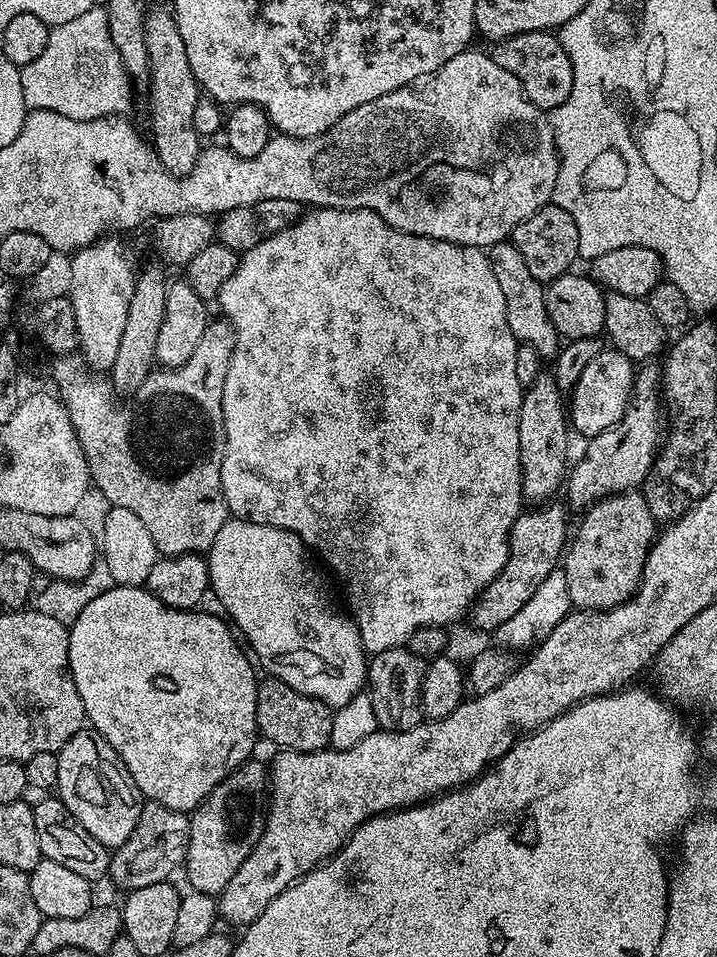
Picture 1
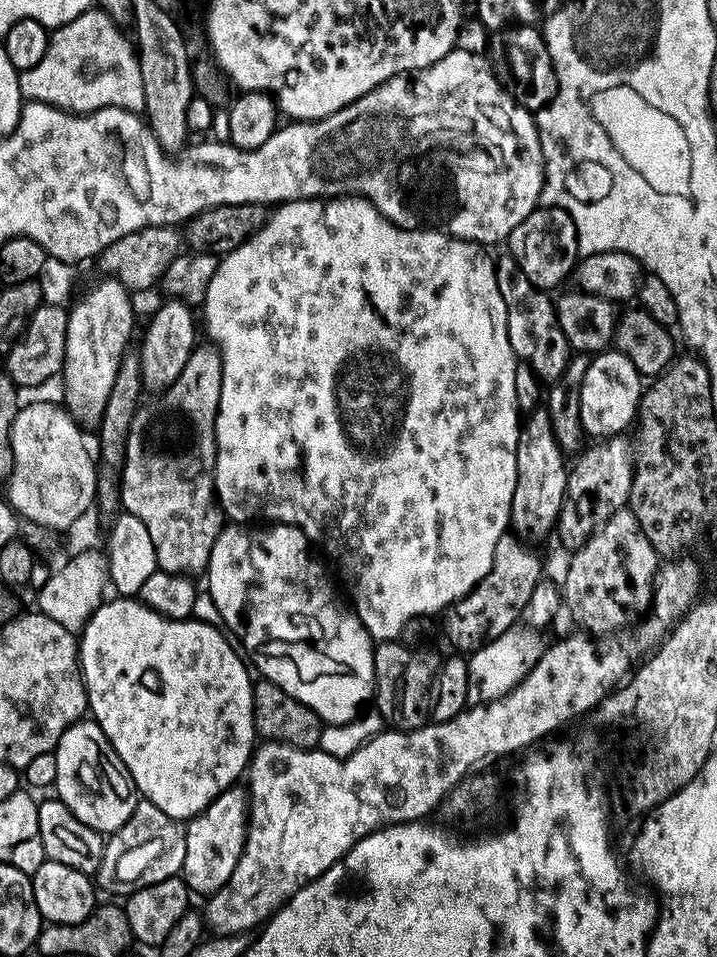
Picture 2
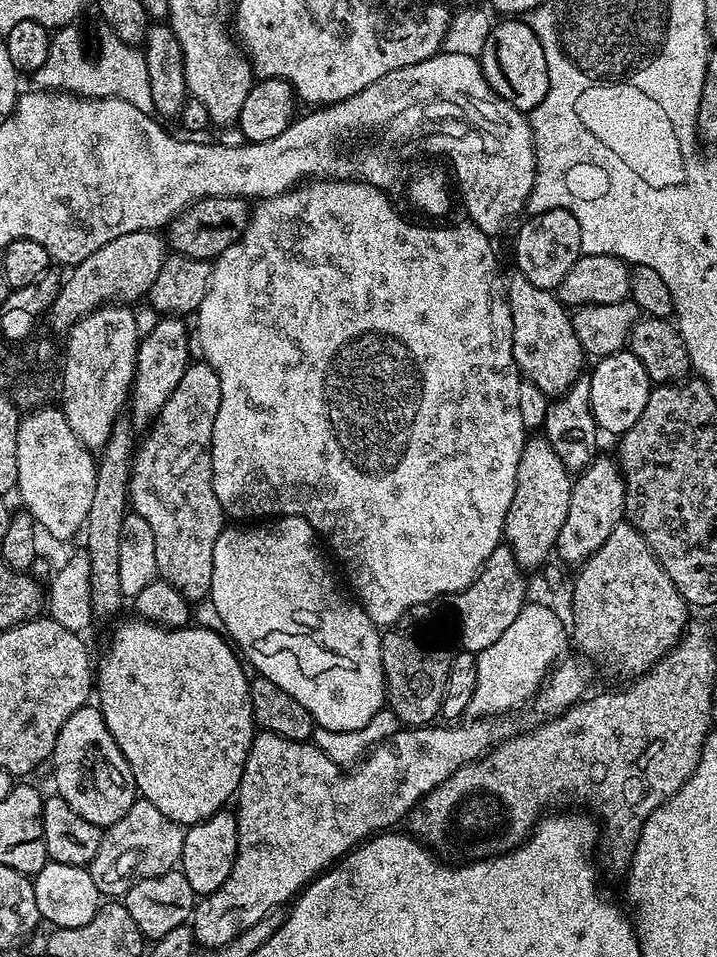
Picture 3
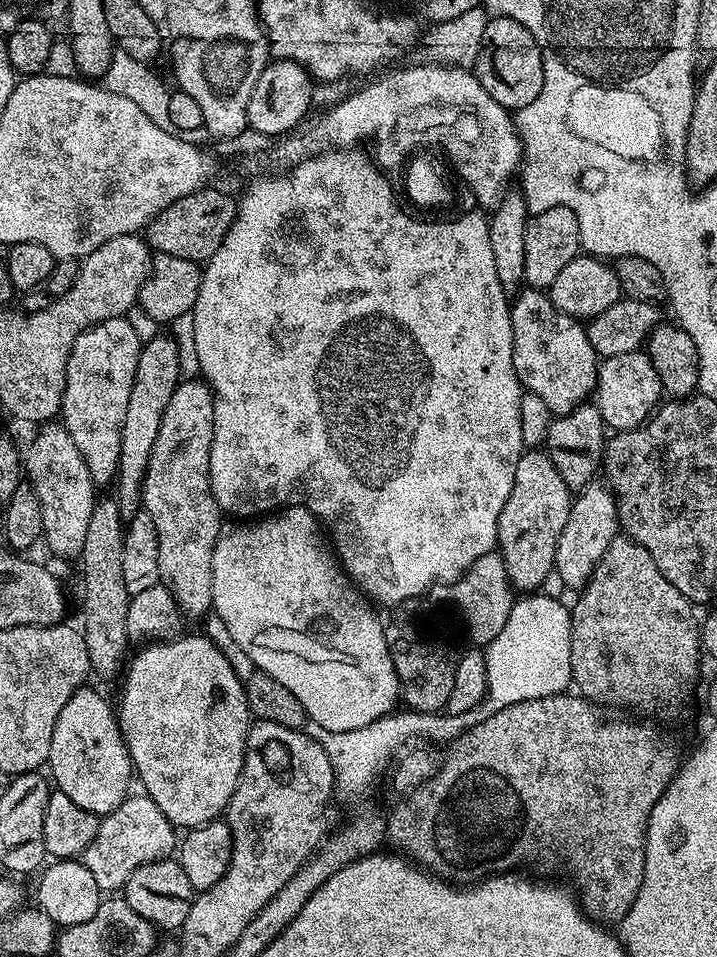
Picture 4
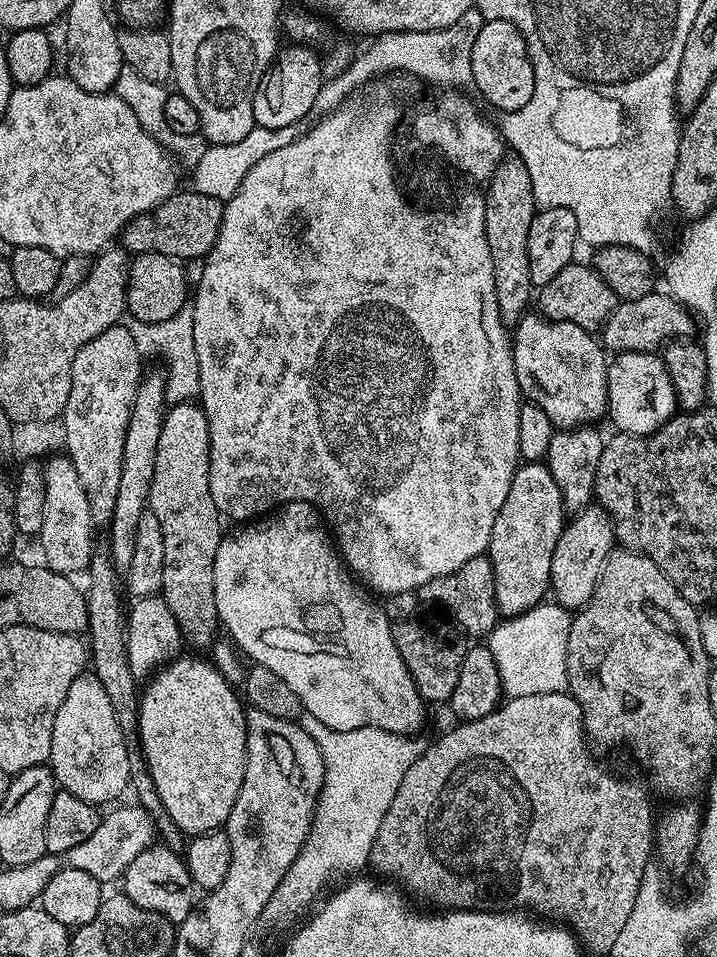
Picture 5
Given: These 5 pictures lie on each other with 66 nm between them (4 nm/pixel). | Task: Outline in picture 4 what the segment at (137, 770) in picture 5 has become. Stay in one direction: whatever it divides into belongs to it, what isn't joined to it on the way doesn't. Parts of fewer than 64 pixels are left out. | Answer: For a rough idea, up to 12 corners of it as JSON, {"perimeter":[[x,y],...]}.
{"perimeter":[[99,499],[79,555],[92,672],[123,673],[131,596],[116,500]]}

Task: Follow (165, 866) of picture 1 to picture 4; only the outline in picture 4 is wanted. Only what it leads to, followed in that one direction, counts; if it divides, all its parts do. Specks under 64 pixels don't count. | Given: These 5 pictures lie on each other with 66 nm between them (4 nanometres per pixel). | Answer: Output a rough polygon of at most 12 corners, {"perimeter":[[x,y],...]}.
{"perimeter":[[150,797],[101,819],[82,863],[101,893],[169,859],[177,829]]}

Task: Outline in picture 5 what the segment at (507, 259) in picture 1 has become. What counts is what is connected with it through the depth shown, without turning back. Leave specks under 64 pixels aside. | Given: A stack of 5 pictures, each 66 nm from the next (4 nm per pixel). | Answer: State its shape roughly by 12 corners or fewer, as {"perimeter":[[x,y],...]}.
{"perimeter":[[529,310],[510,336],[523,399],[553,429],[608,411],[601,341]]}

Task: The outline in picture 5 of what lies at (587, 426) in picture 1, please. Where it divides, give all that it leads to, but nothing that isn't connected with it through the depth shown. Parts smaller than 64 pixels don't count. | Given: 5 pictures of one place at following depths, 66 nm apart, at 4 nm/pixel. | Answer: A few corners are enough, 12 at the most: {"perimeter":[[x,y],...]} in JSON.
{"perimeter":[[621,352],[608,366],[616,432],[648,436],[677,415],[655,352]]}

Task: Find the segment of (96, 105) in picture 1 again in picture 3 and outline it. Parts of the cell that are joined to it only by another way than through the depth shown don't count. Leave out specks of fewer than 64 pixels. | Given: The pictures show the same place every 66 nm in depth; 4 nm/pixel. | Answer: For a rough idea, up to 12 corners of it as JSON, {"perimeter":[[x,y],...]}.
{"perimeter":[[76,26],[31,73],[40,90],[155,113],[146,58],[104,30],[88,60]]}

